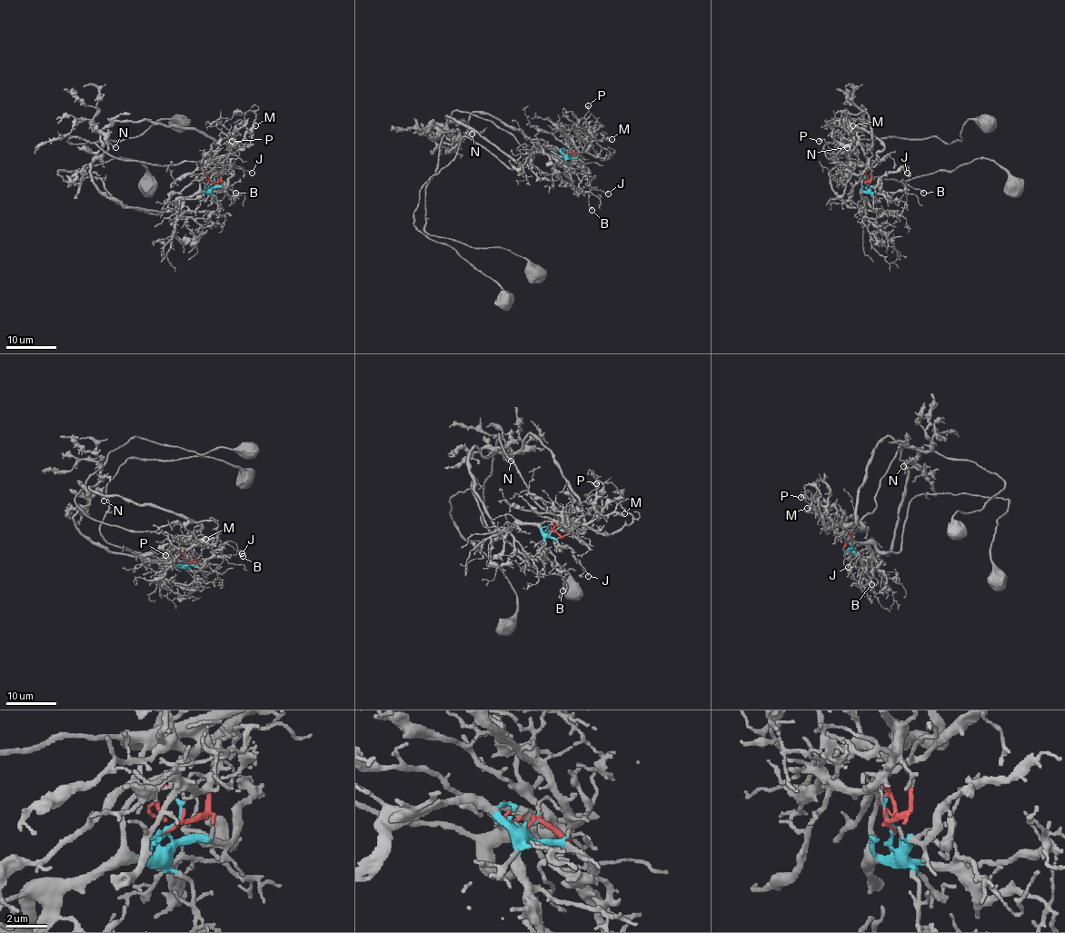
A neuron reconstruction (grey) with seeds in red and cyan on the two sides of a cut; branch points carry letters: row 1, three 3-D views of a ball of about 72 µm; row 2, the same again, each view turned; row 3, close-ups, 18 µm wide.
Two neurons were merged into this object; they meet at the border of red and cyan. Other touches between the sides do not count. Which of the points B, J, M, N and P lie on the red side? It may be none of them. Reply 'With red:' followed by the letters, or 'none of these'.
With red: M, P

